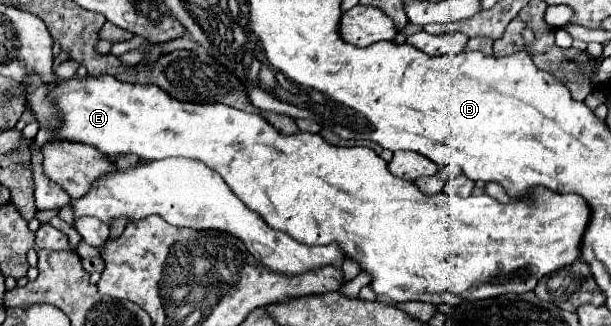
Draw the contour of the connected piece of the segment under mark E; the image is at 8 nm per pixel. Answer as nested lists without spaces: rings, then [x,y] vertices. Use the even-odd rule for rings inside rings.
[[[31,72],[21,88],[25,106],[31,108],[41,126],[30,160],[37,210],[61,210],[71,202],[71,198],[43,174],[40,150],[51,138],[59,136],[63,140],[95,146],[103,156],[137,154],[143,160],[159,160],[169,156],[193,158],[219,172],[229,188],[251,210],[259,212],[259,216],[273,230],[285,232],[307,246],[335,242],[343,250],[345,258],[359,262],[361,270],[371,276],[369,286],[377,298],[393,304],[429,302],[435,306],[459,306],[463,302],[495,298],[509,292],[531,292],[543,276],[555,272],[557,268],[569,266],[579,258],[581,238],[591,214],[581,196],[557,194],[547,188],[535,188],[531,202],[519,200],[507,206],[499,204],[487,194],[461,198],[439,192],[427,196],[417,190],[415,182],[393,176],[387,162],[371,148],[331,146],[319,134],[309,132],[285,136],[267,124],[259,114],[241,112],[237,108],[229,108],[227,104],[191,104],[173,100],[155,84],[121,82],[109,74],[87,74],[85,78],[73,76],[67,80],[55,76],[55,82],[45,84],[41,76]],[[51,120],[59,120],[61,124],[51,128]]]

